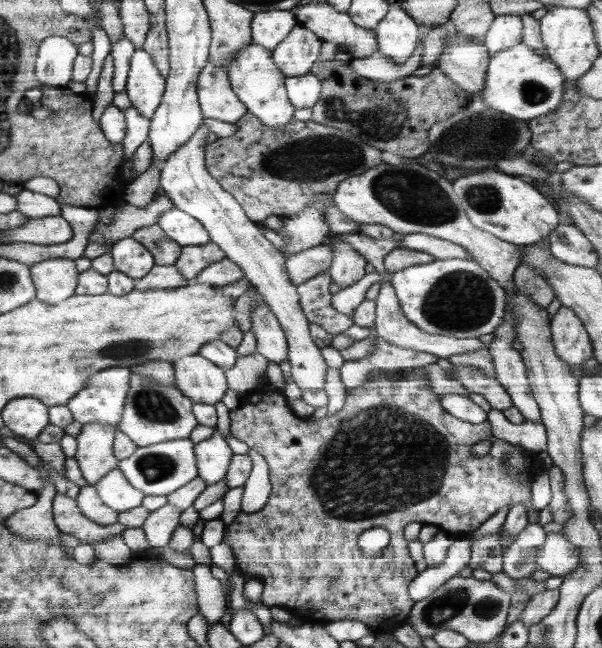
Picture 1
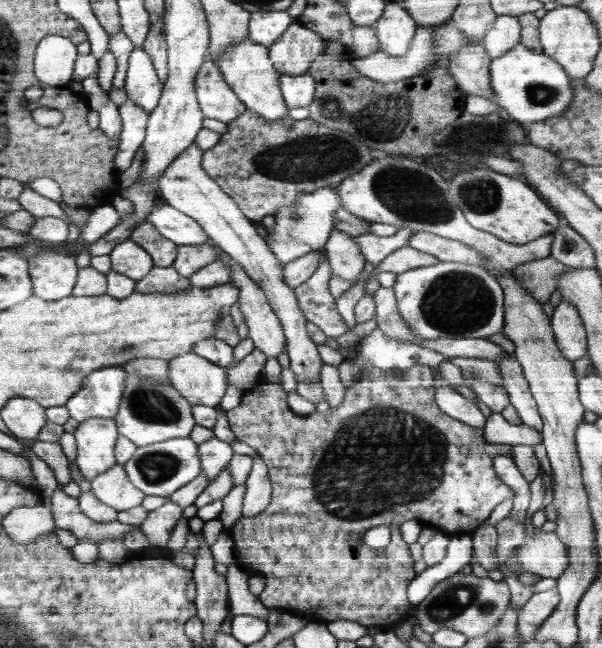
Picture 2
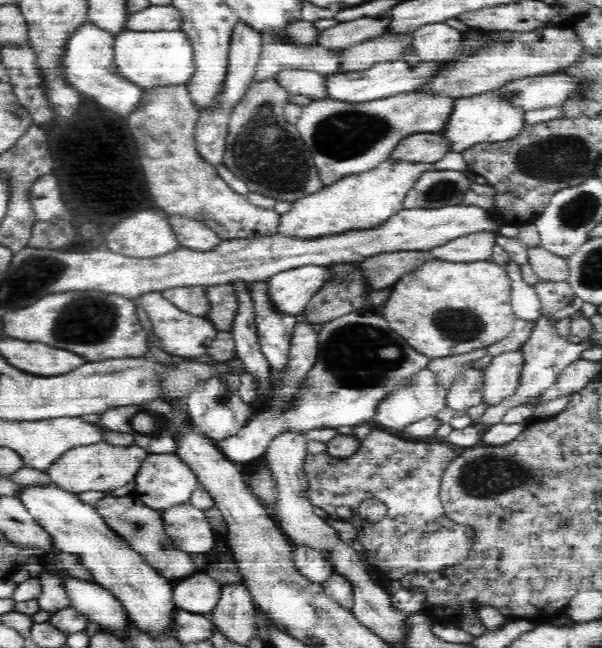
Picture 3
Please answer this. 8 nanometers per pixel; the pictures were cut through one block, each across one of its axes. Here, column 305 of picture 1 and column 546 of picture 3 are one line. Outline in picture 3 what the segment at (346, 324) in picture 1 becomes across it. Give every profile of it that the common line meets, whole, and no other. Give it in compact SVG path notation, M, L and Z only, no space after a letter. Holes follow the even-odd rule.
M539 281L533 286L541 303L541 315L558 320L571 318L580 311L583 301L568 285L568 282Z

